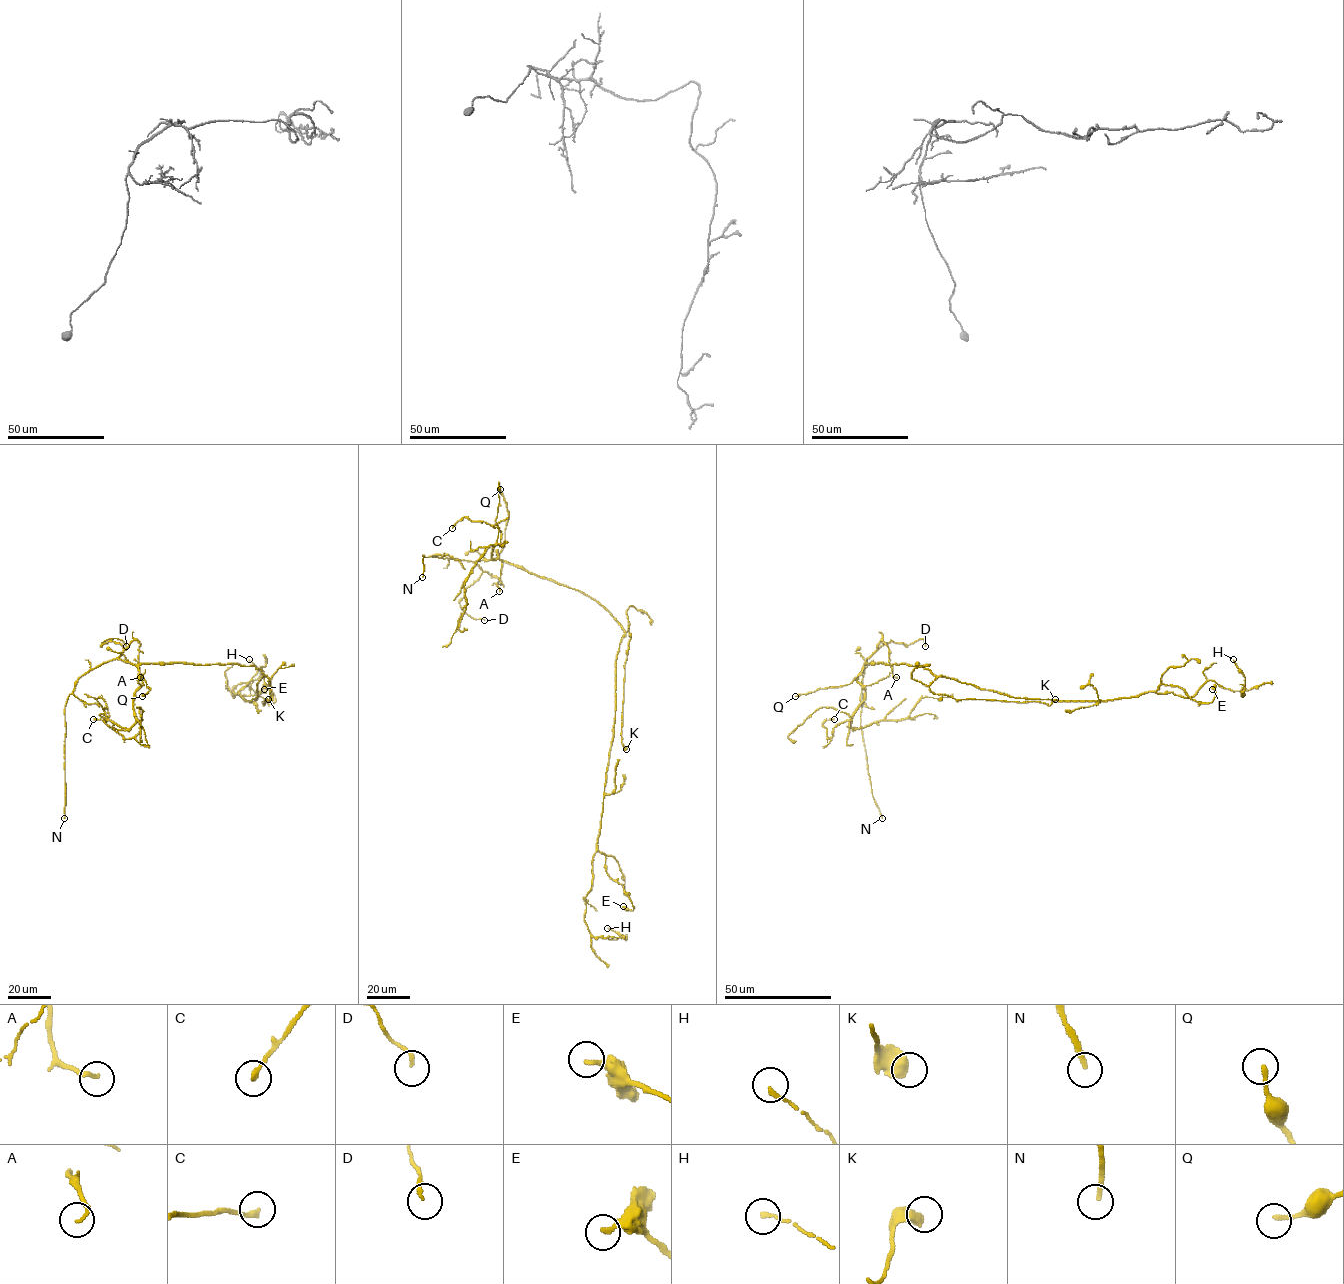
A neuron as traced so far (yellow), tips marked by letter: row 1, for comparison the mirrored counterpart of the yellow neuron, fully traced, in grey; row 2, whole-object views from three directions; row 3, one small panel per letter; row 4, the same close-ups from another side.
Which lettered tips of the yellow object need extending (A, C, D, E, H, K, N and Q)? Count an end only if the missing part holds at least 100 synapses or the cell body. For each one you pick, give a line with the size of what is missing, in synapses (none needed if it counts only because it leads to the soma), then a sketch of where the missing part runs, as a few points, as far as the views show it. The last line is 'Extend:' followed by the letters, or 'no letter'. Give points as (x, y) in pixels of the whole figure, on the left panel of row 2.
N: missing branch runs (64, 818), (53, 848), (57, 862), (46, 871), (48, 877)
Extend: N

